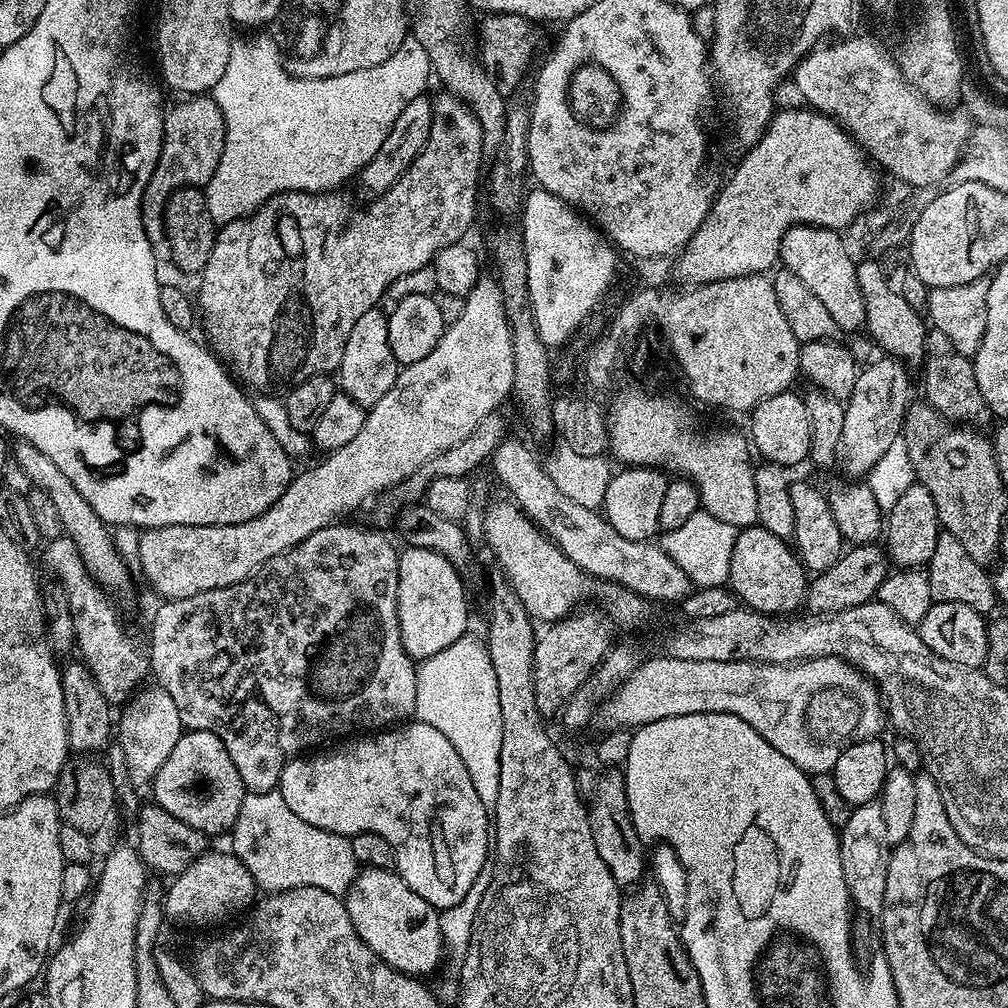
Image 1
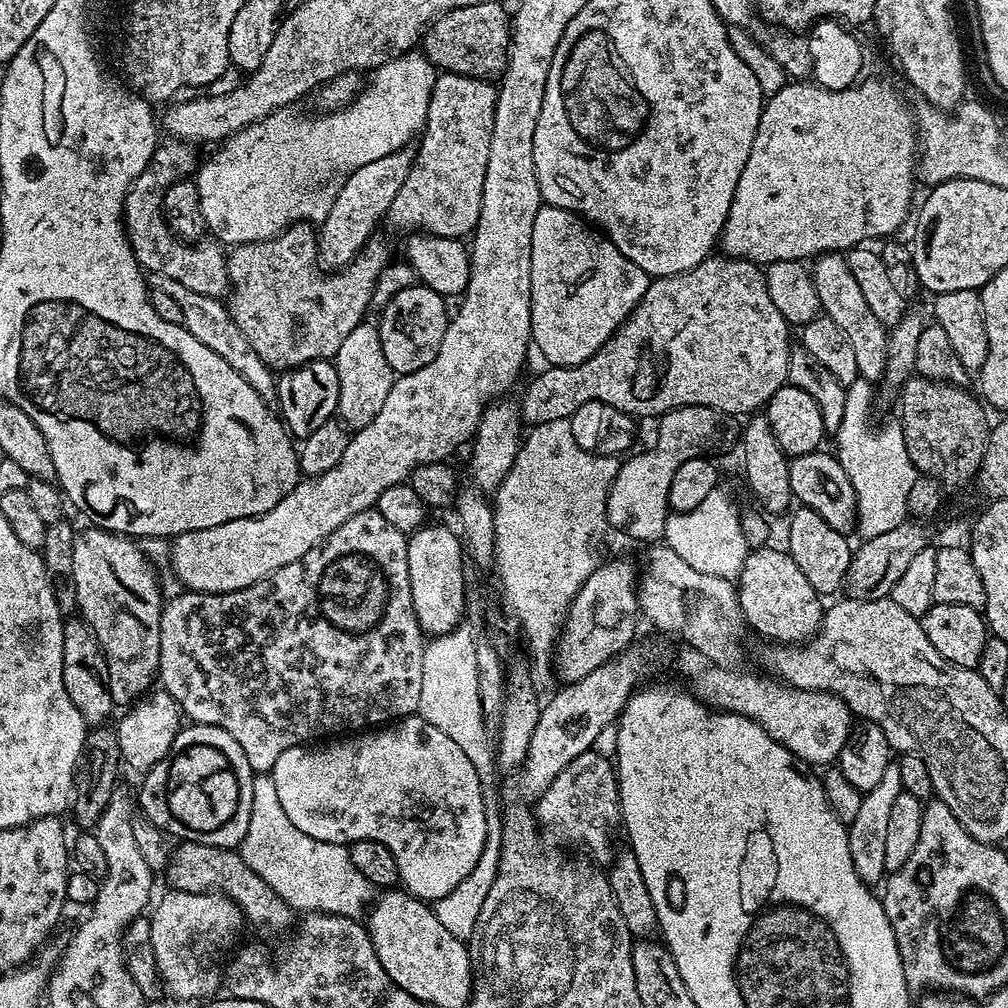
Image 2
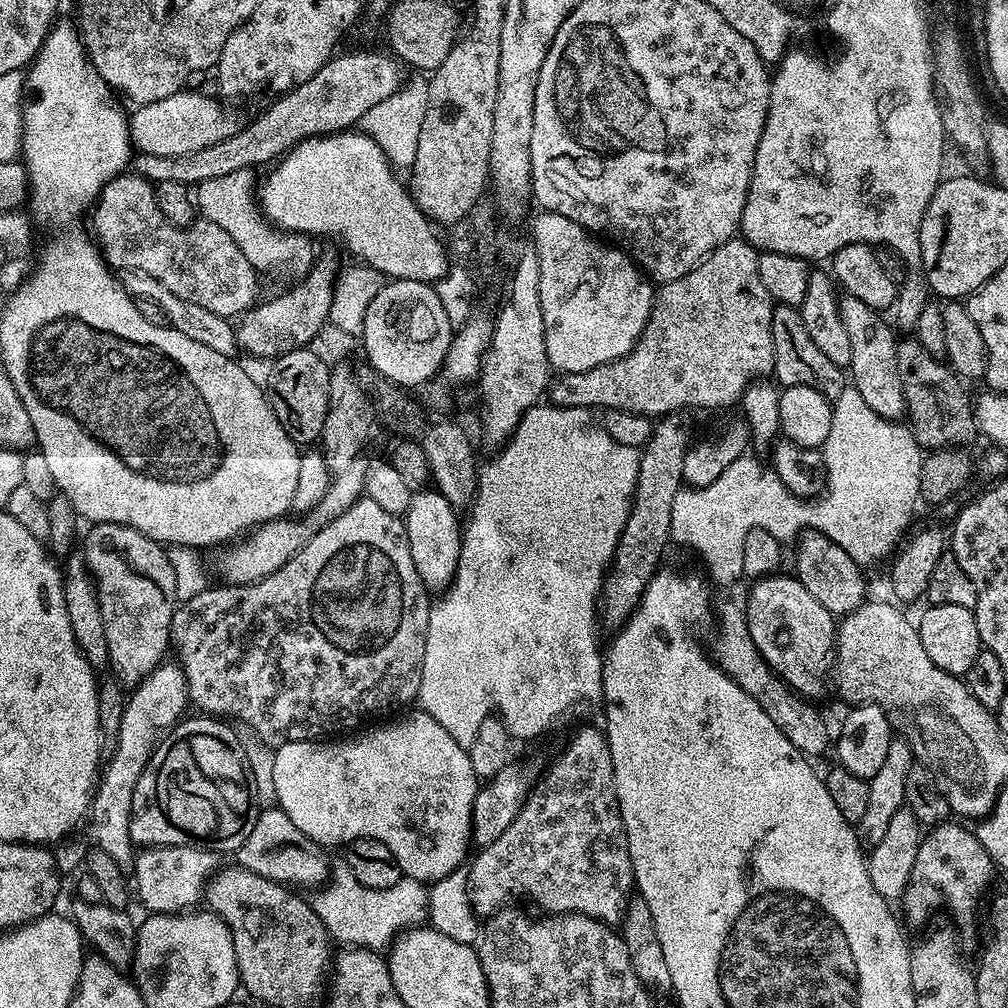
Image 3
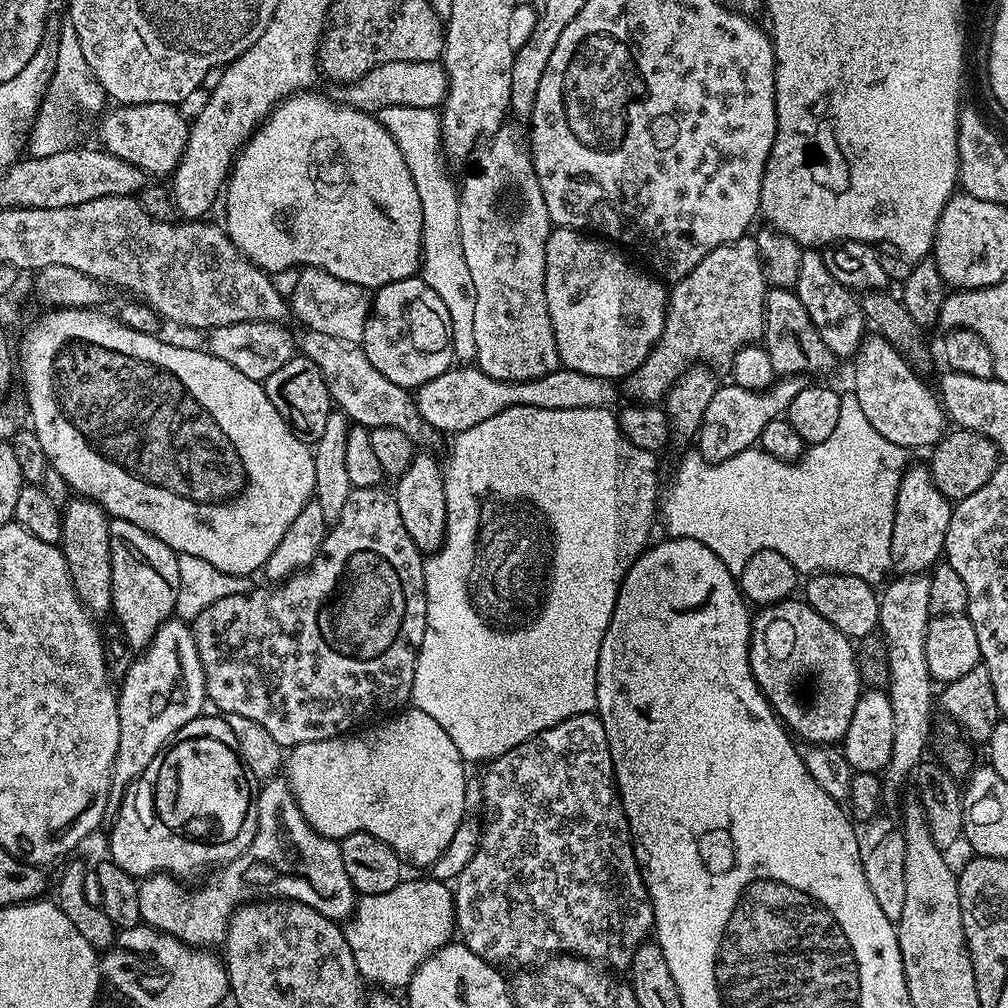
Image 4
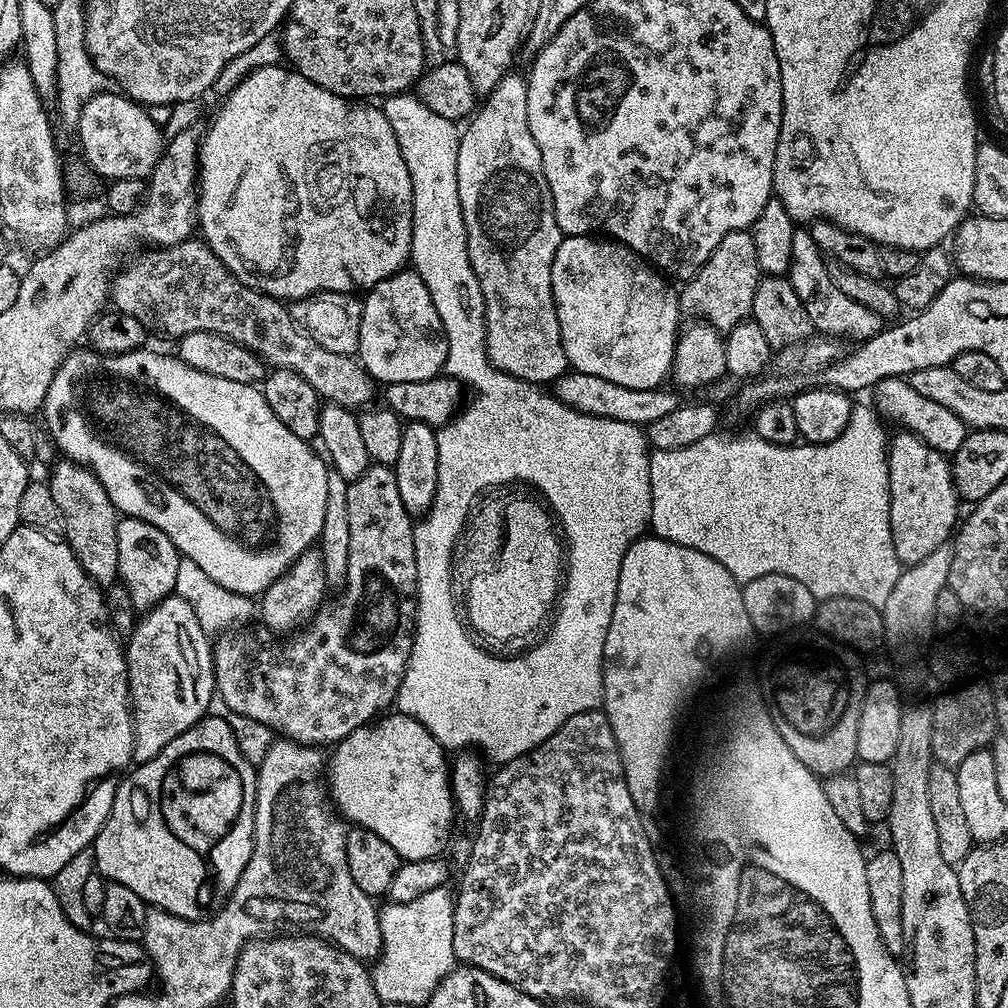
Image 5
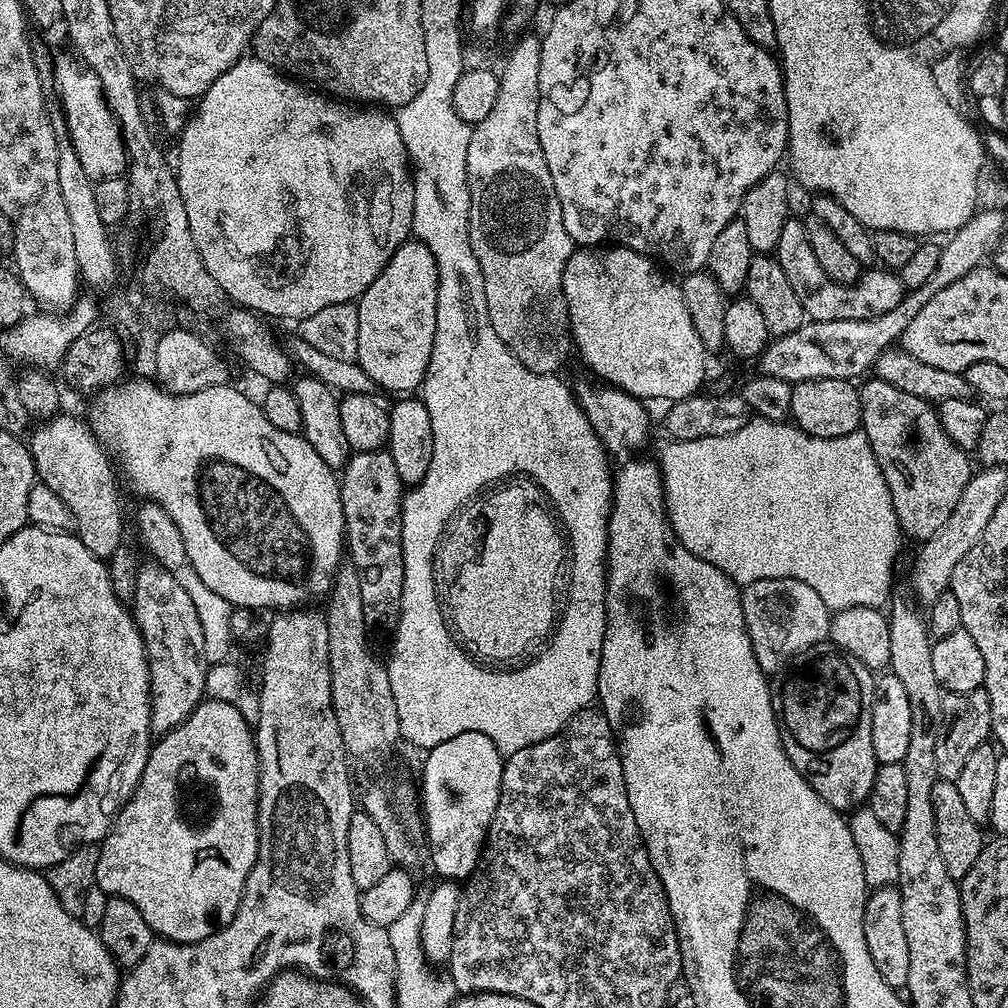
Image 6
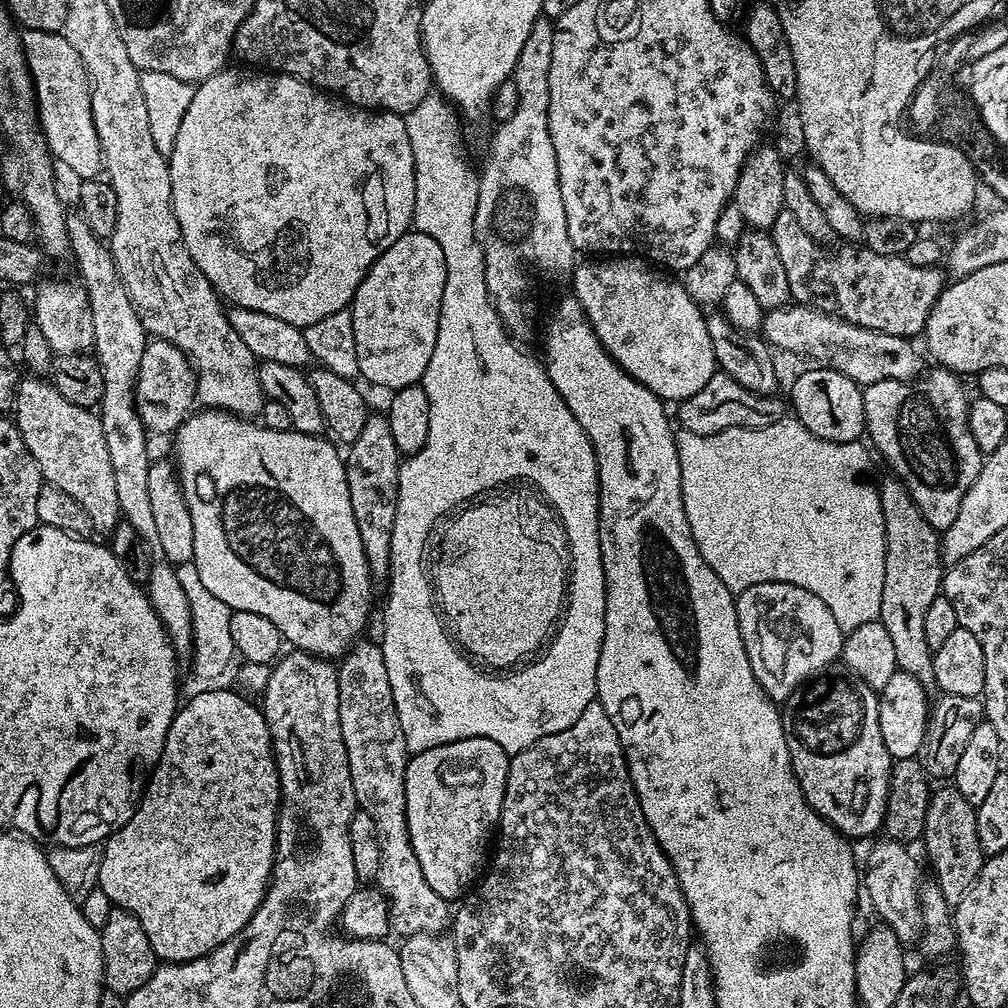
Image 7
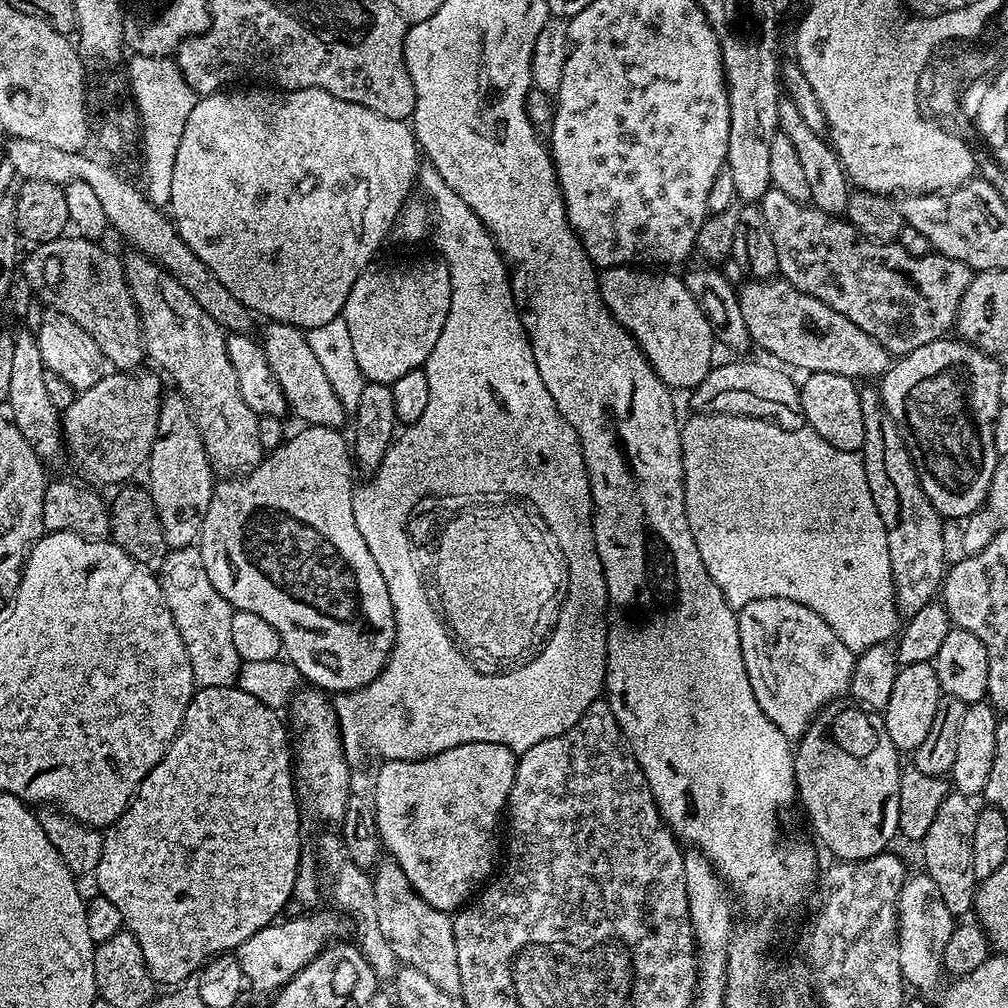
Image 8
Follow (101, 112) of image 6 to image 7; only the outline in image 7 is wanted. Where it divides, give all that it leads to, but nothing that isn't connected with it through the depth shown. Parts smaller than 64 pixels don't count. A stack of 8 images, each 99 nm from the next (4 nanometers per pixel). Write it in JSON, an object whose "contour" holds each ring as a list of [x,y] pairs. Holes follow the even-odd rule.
{"contour":[[[27,30],[23,33],[24,53],[28,69],[32,75],[32,85],[36,88],[36,115],[40,118],[40,130],[48,143],[48,151],[57,161],[60,160],[80,180],[94,180],[101,175],[104,167],[104,155],[98,142],[98,130],[92,121],[92,87],[88,85],[88,71],[84,69],[78,50],[58,32]]]}

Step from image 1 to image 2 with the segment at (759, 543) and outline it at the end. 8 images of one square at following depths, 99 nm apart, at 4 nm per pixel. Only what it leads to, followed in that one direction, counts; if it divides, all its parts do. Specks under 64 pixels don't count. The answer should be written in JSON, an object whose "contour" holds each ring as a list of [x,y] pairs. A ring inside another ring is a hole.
{"contour":[[[753,547],[740,571],[738,591],[745,625],[765,636],[768,642],[798,644],[811,640],[824,617],[822,597],[806,582],[806,574],[798,570],[798,562],[794,562],[790,553],[772,547]]]}

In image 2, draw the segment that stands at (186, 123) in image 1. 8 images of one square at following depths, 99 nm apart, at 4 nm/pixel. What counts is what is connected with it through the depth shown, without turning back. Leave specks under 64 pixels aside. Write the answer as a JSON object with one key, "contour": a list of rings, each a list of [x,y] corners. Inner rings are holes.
{"contour":[[[164,138],[157,143],[154,154],[152,155],[151,162],[146,166],[146,170],[142,170],[142,174],[138,174],[138,178],[134,178],[134,182],[130,186],[130,190],[126,194],[124,199],[124,230],[128,234],[128,241],[132,247],[132,253],[136,255],[136,260],[141,266],[141,269],[145,273],[151,274],[152,276],[165,276],[166,278],[174,278],[174,282],[182,282],[182,286],[186,286],[186,290],[194,290],[194,294],[204,294],[206,296],[214,296],[217,298],[223,297],[225,293],[229,291],[230,285],[228,283],[228,262],[226,259],[225,249],[220,248],[196,248],[200,246],[193,246],[191,243],[185,242],[180,239],[179,236],[175,236],[174,233],[168,229],[168,224],[164,221],[164,195],[166,190],[171,184],[176,184],[179,180],[187,180],[195,173],[198,167],[198,159],[196,160],[196,152],[191,143],[186,140],[178,140],[175,138]]]}

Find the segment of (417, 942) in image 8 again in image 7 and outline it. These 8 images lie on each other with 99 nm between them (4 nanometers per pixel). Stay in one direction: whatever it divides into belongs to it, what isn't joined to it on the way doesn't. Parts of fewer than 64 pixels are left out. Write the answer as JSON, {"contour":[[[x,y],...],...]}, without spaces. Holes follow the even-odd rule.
{"contour":[[[361,638],[344,653],[338,664],[338,690],[340,691],[338,694],[338,718],[342,726],[342,742],[346,742],[346,754],[348,755],[348,765],[350,766],[350,782],[354,786],[354,794],[356,795],[359,811],[370,814],[370,818],[374,818],[378,846],[382,850],[382,863],[378,866],[375,883],[378,885],[380,891],[384,893],[388,901],[388,923],[391,931],[393,933],[397,932],[400,938],[407,938],[412,935],[422,934],[423,932],[443,933],[450,924],[450,904],[449,901],[443,900],[438,894],[434,894],[434,890],[430,890],[430,882],[426,882],[426,877],[422,874],[422,866],[418,866],[418,854],[414,854],[414,846],[410,842],[410,830],[406,822],[406,786],[404,785],[410,753],[406,746],[406,738],[402,734],[402,726],[398,722],[398,714],[394,706],[394,694],[390,690],[390,678],[386,675],[384,655],[382,654],[379,643],[375,639],[367,640],[367,638]]]}

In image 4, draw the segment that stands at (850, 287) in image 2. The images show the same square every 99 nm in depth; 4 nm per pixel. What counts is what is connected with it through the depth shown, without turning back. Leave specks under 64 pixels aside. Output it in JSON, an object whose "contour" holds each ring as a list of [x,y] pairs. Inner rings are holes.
{"contour":[[[865,335],[864,340],[860,343],[860,351],[854,357],[854,363],[856,363],[854,395],[858,398],[858,406],[862,406],[870,426],[874,426],[874,430],[878,430],[878,434],[882,434],[882,438],[886,438],[886,442],[894,442],[894,446],[902,446],[909,450],[915,450],[915,448],[928,450],[944,437],[946,413],[943,404],[940,402],[939,395],[933,389],[931,392],[916,377],[917,369],[905,360],[901,352],[894,350],[894,346],[885,336]]]}

